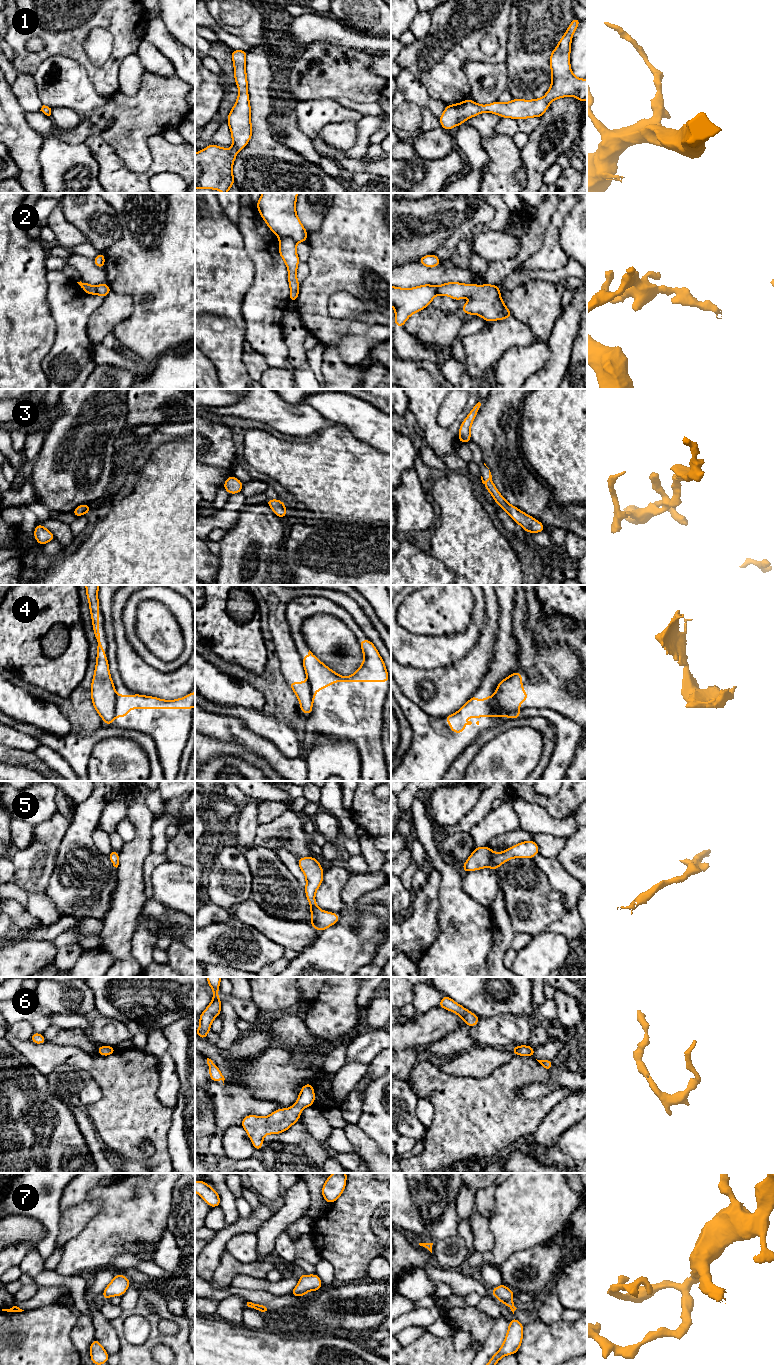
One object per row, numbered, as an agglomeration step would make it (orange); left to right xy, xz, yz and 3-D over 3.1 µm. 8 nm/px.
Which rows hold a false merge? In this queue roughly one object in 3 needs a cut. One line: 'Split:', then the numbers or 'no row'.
Split: 2, 4

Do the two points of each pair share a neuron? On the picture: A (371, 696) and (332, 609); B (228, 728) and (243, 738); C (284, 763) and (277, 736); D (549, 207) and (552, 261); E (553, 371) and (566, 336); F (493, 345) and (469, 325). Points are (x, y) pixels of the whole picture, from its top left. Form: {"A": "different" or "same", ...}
{"A": "same", "B": "same", "C": "different", "D": "different", "E": "same", "F": "different"}

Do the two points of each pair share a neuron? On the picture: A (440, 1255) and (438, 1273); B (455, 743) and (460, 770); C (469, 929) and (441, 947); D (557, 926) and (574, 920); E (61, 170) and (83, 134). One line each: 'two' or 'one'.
A: two
B: two
C: one
D: one
E: two

